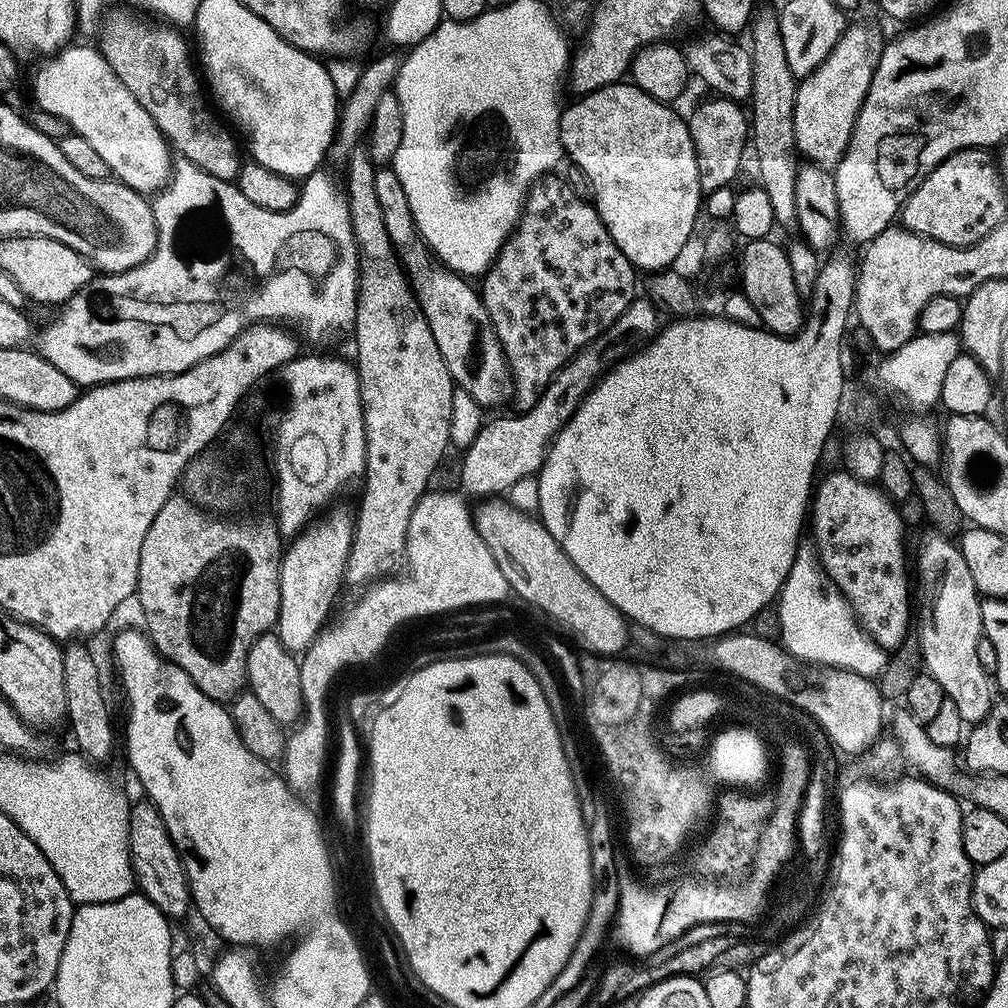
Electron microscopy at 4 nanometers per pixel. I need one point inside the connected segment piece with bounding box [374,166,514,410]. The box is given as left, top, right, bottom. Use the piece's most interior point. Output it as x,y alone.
456,314

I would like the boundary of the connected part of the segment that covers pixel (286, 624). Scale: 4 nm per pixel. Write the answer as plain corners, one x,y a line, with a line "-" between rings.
331,512
324,514
329,516
321,515
315,522
309,523
289,543
293,543
289,548
287,545
280,561
280,617
276,620
274,631
280,637
282,646
286,646
286,650
293,654
303,654
312,645
318,633
329,623
328,615
332,612
332,603
340,592
340,584
345,583
344,571
352,549
354,520
351,515
347,516
344,512

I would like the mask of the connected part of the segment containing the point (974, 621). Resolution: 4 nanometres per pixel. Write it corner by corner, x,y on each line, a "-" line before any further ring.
931,534
924,540
920,553
916,556
916,578
914,574
914,604
920,607
920,625
915,625
914,632
920,635
920,656
924,659
927,675
938,678
938,686
942,686
945,697
958,706
958,714
962,714
965,725
975,726
983,722
990,714
994,703
994,680
982,665
978,663
978,642
982,635
983,624
980,613
981,593
974,586
974,578
970,575
970,566
966,566
966,558
959,547
943,534

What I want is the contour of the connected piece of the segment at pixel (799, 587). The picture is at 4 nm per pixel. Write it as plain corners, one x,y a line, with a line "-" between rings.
801,543
796,549
792,569
780,590
779,604
779,643
805,665
844,668
869,678
879,677
888,665
889,653
864,633
852,607
836,589
836,583
824,573
824,567
820,565
811,543

